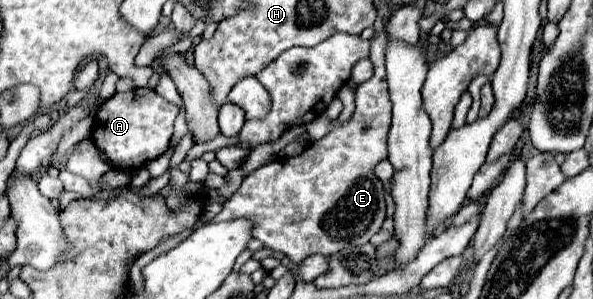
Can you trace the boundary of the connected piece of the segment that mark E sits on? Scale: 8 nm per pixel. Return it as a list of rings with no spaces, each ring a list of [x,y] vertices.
[[[382,31],[372,39],[370,61],[374,65],[372,79],[364,81],[356,89],[356,111],[348,123],[336,127],[320,141],[314,141],[306,147],[306,151],[298,157],[276,159],[252,175],[248,175],[240,189],[224,203],[224,209],[214,217],[214,221],[230,221],[238,217],[246,217],[254,223],[252,235],[274,251],[290,257],[292,263],[302,263],[308,255],[322,253],[332,255],[350,245],[364,245],[370,241],[374,233],[380,231],[386,219],[386,203],[384,203],[384,185],[376,179],[374,167],[382,159],[386,159],[386,137],[390,129],[390,97],[386,85],[386,33]]]

